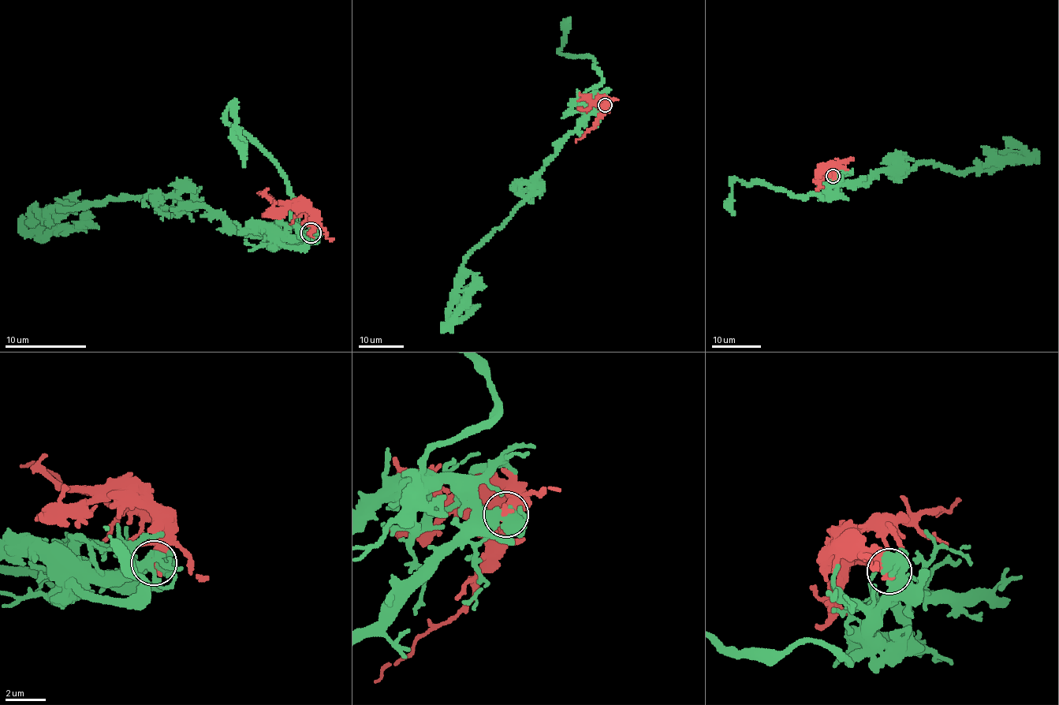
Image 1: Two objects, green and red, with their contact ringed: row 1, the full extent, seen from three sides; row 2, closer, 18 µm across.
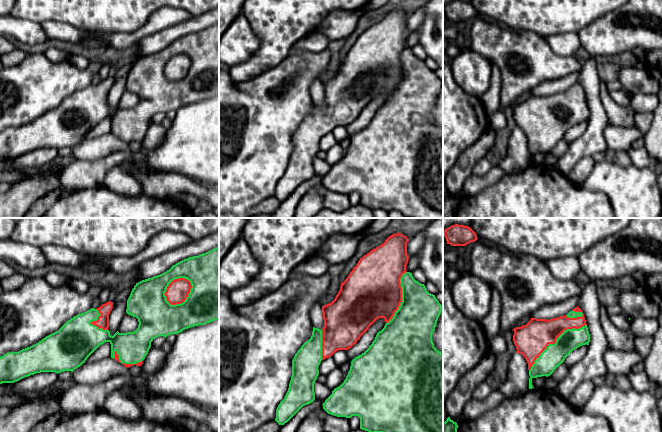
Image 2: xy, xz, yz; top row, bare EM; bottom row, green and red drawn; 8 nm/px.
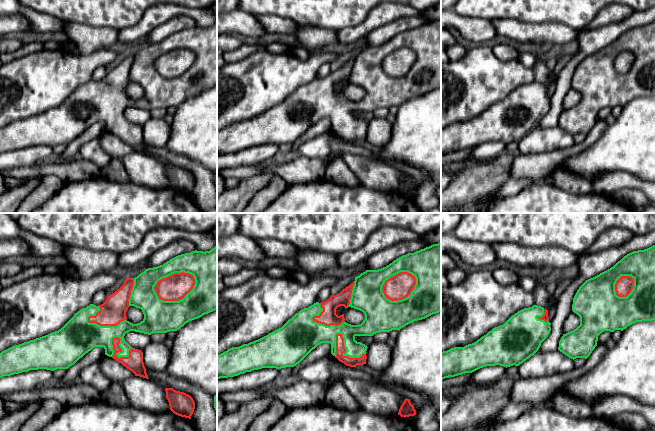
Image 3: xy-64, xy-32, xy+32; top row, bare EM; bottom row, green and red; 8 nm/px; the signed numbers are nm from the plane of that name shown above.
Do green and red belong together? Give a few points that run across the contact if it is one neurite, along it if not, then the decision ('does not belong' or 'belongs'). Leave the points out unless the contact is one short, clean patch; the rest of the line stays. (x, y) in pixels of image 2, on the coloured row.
belongs

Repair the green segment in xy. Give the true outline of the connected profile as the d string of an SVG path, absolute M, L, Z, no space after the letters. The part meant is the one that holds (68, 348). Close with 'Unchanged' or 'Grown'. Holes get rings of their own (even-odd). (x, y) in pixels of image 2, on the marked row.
M219 246L198 256L189 257L175 265L166 272L142 280L134 286L127 300L126 313L138 319L138 328L133 332L119 333L111 336L109 328L109 314L113 308L113 302L108 301L99 308L78 314L68 320L58 331L46 336L38 343L22 349L18 352L8 352L0 357L0 384L14 383L30 375L41 372L61 373L73 372L80 367L87 358L102 344L111 344L111 358L129 368L133 365L141 366L151 342L159 337L167 337L178 334L190 327L205 325L219 320Z. Grown

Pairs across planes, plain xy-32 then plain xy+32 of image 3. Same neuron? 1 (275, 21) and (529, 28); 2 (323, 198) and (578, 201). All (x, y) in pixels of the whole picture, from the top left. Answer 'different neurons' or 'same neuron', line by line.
1: same neuron
2: same neuron

